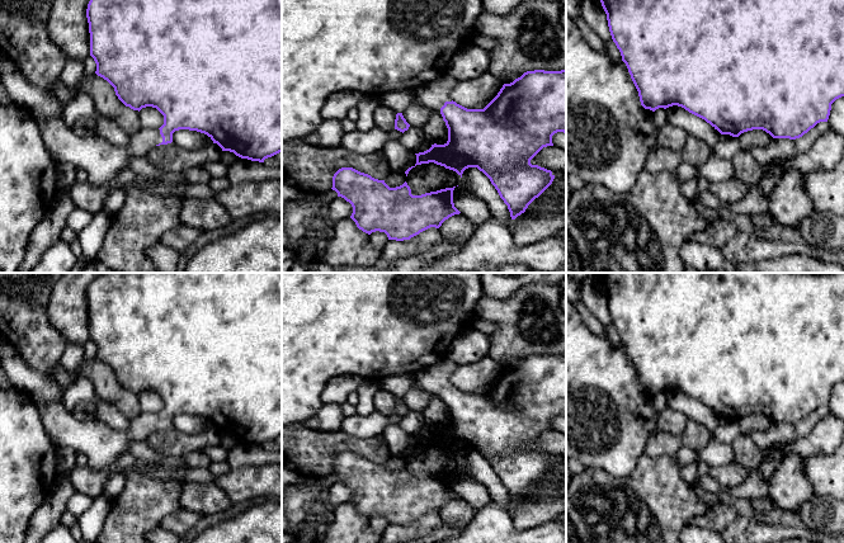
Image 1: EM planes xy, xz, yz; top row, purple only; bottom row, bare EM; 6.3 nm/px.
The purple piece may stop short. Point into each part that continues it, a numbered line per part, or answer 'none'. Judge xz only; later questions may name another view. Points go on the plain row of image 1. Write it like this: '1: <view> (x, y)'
1: xz (433, 379)

